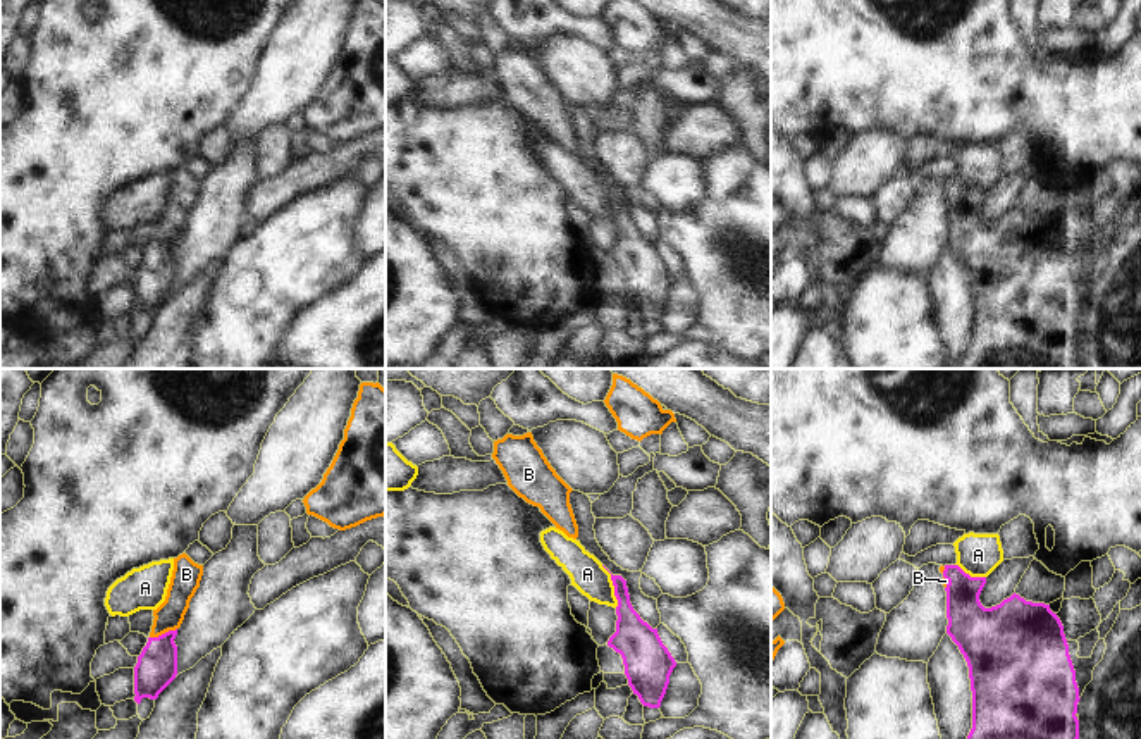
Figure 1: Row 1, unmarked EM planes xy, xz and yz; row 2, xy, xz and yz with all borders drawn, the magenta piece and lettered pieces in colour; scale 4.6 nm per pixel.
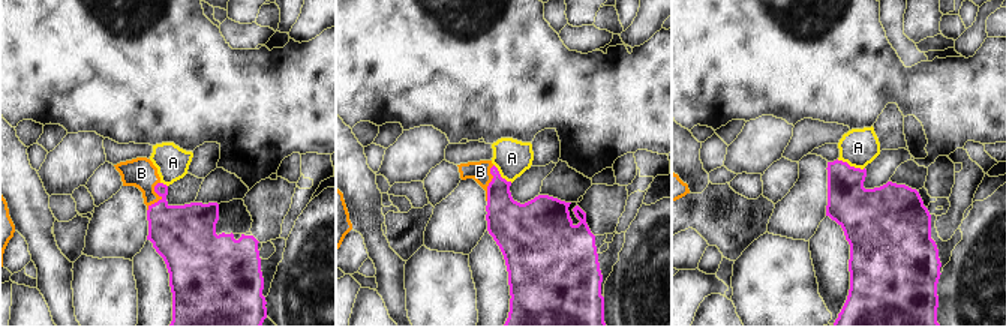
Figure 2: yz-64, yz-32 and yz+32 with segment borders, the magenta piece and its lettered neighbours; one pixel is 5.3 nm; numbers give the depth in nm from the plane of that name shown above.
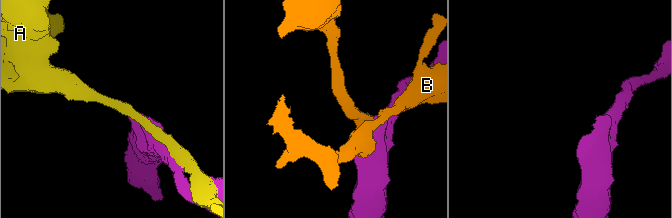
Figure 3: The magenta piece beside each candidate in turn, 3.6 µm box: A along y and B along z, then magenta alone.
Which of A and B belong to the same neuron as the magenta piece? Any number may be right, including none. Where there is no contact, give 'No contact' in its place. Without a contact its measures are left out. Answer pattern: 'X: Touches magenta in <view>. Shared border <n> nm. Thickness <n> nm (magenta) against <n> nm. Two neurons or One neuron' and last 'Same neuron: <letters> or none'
A: Touches magenta in xz. Shared border 220 nm. Thickness 160 nm (magenta) against 160 nm. Two neurons
B: Touches magenta in xy. Shared border 140 nm. Thickness 190 nm (magenta) against 140 nm. One neuron
Same neuron: B

